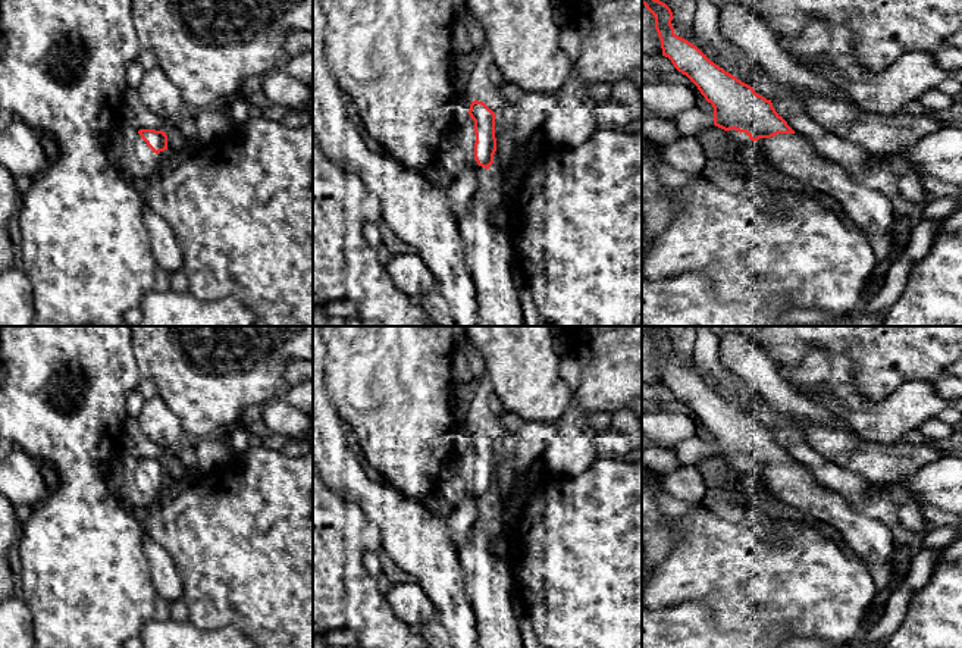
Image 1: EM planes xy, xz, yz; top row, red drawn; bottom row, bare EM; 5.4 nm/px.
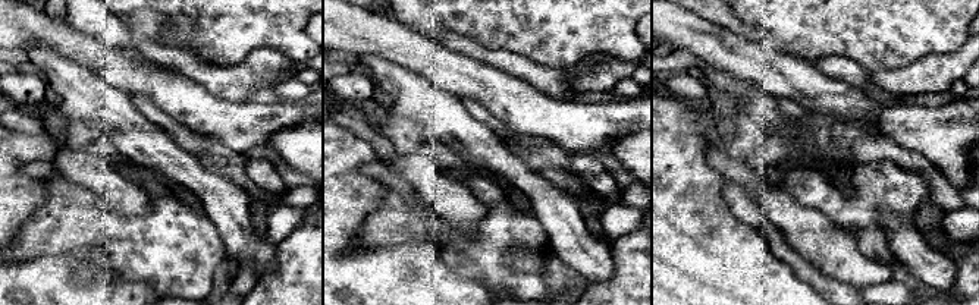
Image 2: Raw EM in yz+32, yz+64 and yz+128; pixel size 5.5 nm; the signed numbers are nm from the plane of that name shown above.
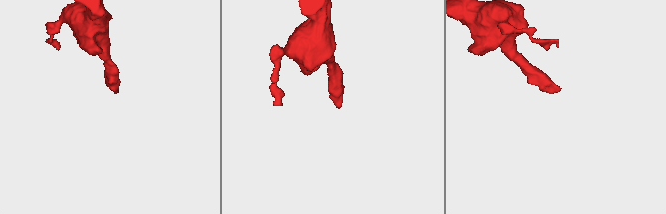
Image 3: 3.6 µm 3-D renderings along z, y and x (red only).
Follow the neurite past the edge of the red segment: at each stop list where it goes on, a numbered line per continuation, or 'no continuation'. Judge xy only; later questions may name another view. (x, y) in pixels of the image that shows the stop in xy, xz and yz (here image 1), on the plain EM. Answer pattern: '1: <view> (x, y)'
1: xy (144, 495)

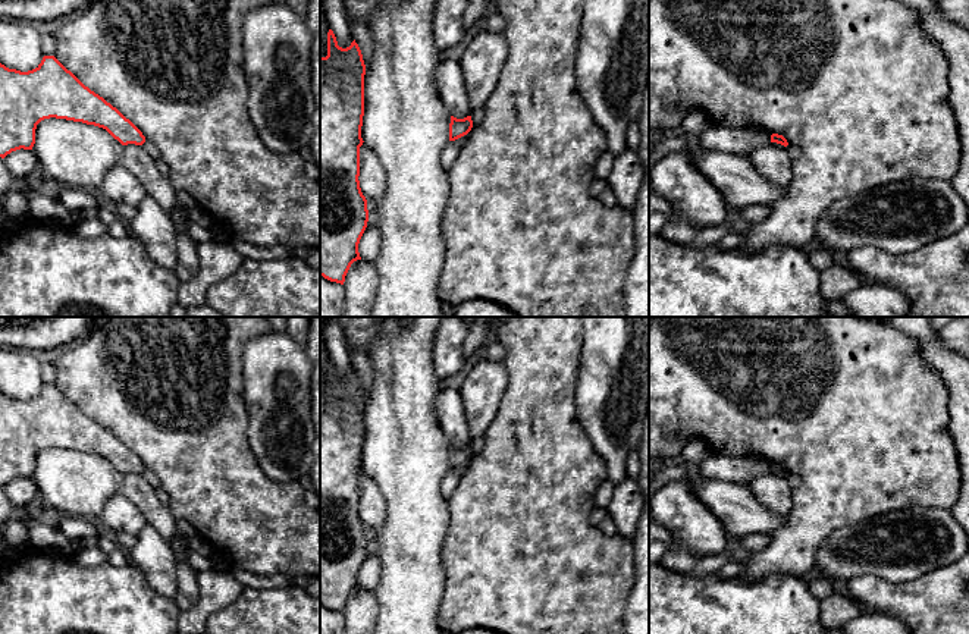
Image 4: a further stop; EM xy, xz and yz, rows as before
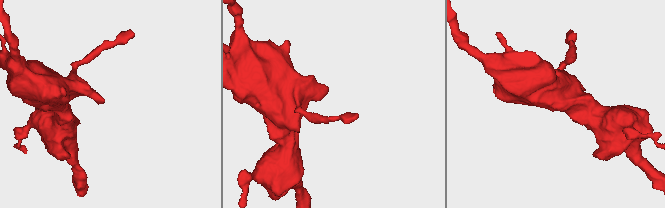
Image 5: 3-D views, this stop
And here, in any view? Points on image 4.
no continuation

